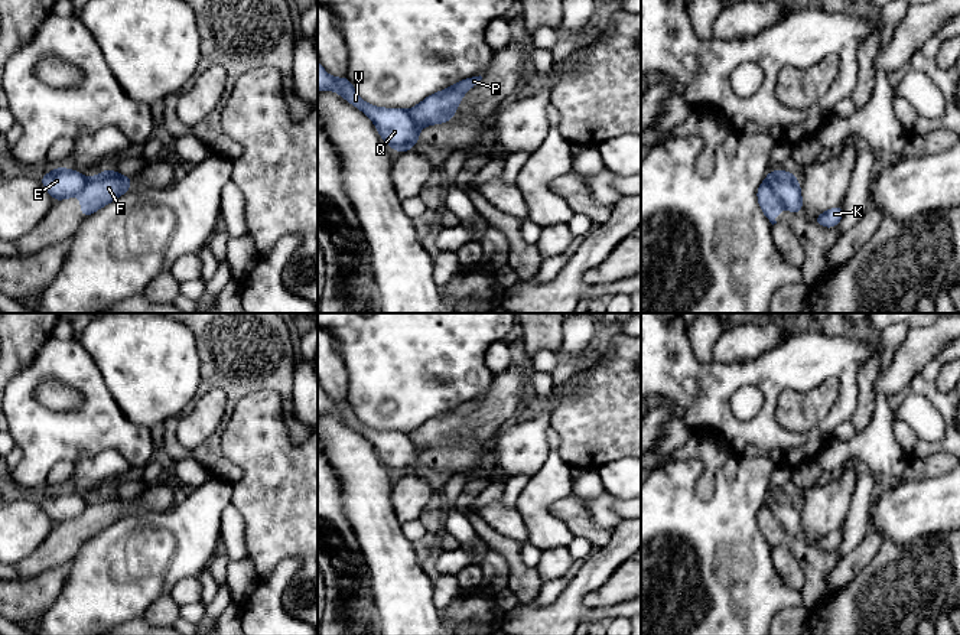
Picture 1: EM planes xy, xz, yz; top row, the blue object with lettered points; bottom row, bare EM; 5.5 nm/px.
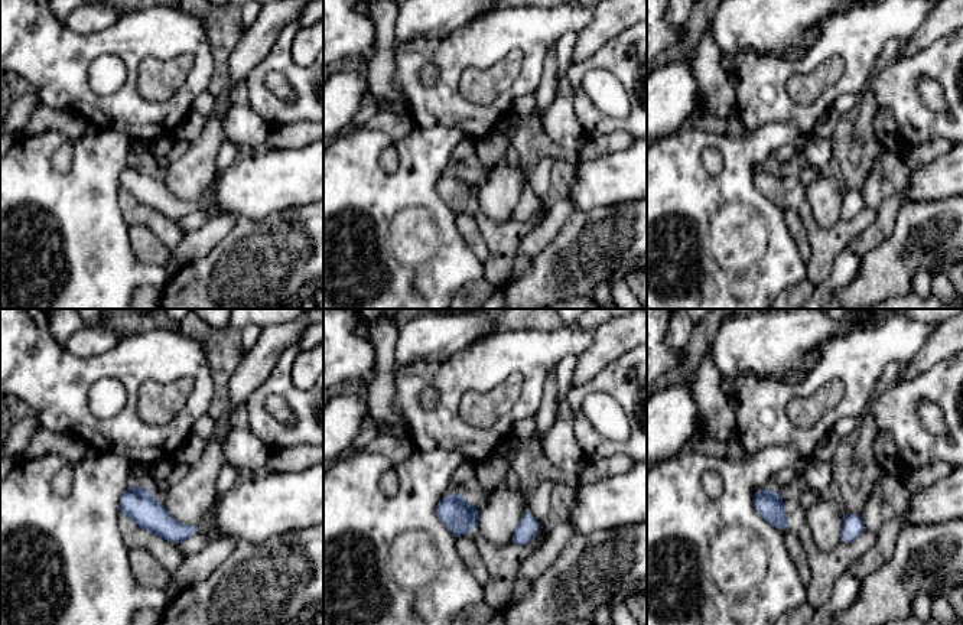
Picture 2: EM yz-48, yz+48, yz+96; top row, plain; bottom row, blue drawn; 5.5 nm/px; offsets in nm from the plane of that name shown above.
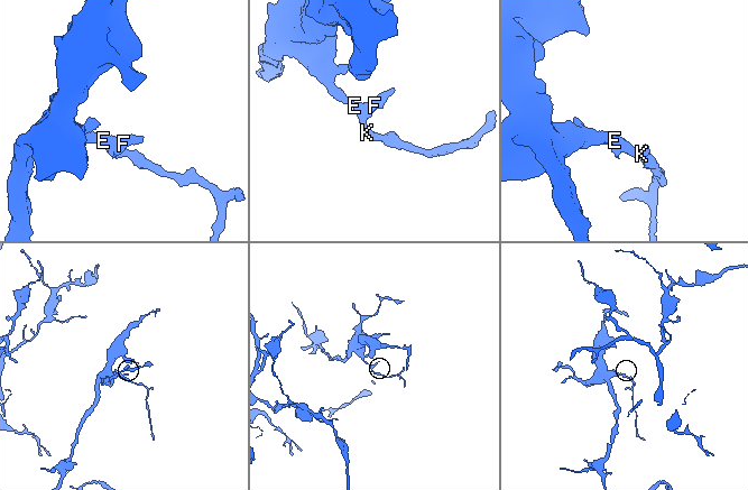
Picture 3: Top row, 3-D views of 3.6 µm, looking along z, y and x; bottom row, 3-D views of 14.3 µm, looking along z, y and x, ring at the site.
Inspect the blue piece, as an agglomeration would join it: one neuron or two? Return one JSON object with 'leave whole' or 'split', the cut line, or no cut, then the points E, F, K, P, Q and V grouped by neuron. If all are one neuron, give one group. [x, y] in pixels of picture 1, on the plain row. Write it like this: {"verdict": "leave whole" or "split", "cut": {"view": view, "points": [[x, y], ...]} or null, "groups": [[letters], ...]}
{"verdict": "split", "cut": {"view": "yz", "points": [[764, 504], [783, 528]]}, "groups": [["E", "K", "Q", "V"], ["F", "P"]]}

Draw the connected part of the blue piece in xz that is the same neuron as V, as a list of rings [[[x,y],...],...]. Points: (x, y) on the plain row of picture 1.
[[[318,382],[318,414],[331,413],[341,417],[349,427],[365,436],[375,447],[381,462],[400,478],[414,470],[420,463],[419,450],[410,437],[401,432],[378,432],[362,424],[349,401],[333,401],[325,395]]]

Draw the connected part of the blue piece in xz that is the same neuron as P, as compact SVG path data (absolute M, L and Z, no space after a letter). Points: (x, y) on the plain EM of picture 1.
M481 398L462 403L443 414L429 419L407 436L419 452L437 446L449 446L465 416L478 408L481 403Z

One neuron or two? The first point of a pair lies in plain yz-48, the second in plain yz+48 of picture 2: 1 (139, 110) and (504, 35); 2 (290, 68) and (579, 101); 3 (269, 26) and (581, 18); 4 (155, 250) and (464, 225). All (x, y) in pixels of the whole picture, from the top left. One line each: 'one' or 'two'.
1: one
2: one
3: two
4: one

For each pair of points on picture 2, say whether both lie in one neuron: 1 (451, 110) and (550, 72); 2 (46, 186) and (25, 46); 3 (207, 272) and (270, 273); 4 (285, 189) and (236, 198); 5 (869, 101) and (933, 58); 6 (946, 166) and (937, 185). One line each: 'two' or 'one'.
1: two
2: two
3: one
4: one
5: two
6: one

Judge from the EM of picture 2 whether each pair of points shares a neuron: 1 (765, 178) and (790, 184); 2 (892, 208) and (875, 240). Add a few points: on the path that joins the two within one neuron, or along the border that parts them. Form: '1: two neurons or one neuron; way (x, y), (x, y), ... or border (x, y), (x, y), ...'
1: one neuron; way (771, 182), (784, 182)
2: one neuron; way (887, 215), (884, 225), (877, 233)

